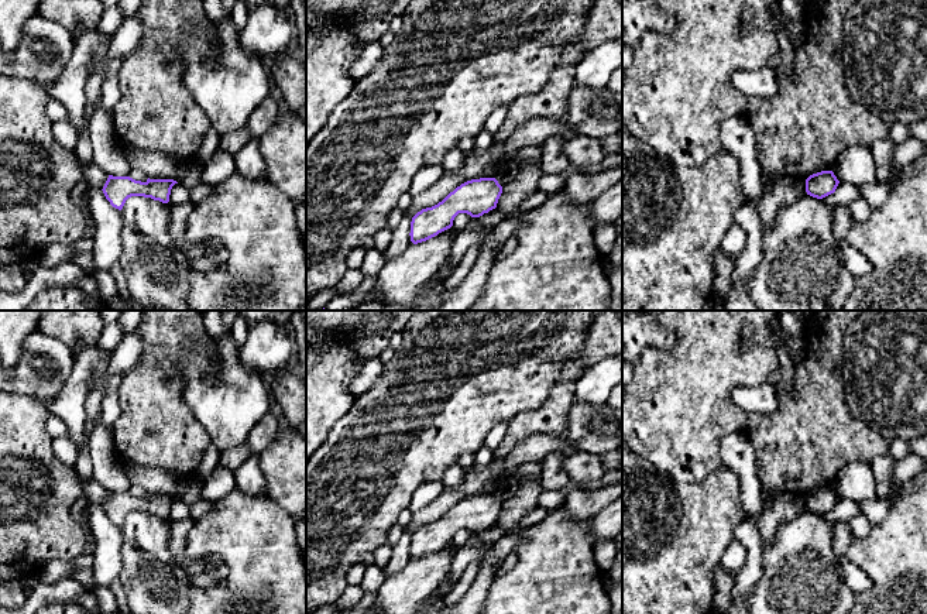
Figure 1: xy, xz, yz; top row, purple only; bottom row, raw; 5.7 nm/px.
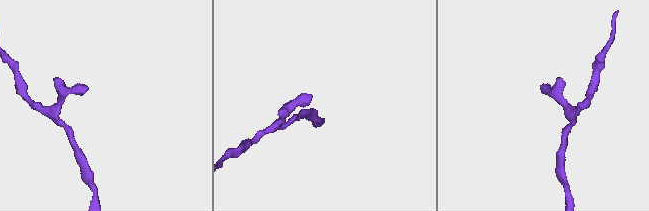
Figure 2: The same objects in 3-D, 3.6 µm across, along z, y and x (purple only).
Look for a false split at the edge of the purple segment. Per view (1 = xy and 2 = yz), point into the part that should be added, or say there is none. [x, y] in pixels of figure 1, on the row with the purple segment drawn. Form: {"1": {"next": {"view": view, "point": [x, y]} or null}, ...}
{"1": {"next": null}, "2": {"next": null}}

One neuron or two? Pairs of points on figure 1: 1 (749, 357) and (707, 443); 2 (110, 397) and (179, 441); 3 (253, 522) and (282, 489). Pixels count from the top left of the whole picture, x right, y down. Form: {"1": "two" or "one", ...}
{"1": "one", "2": "two", "3": "two"}

